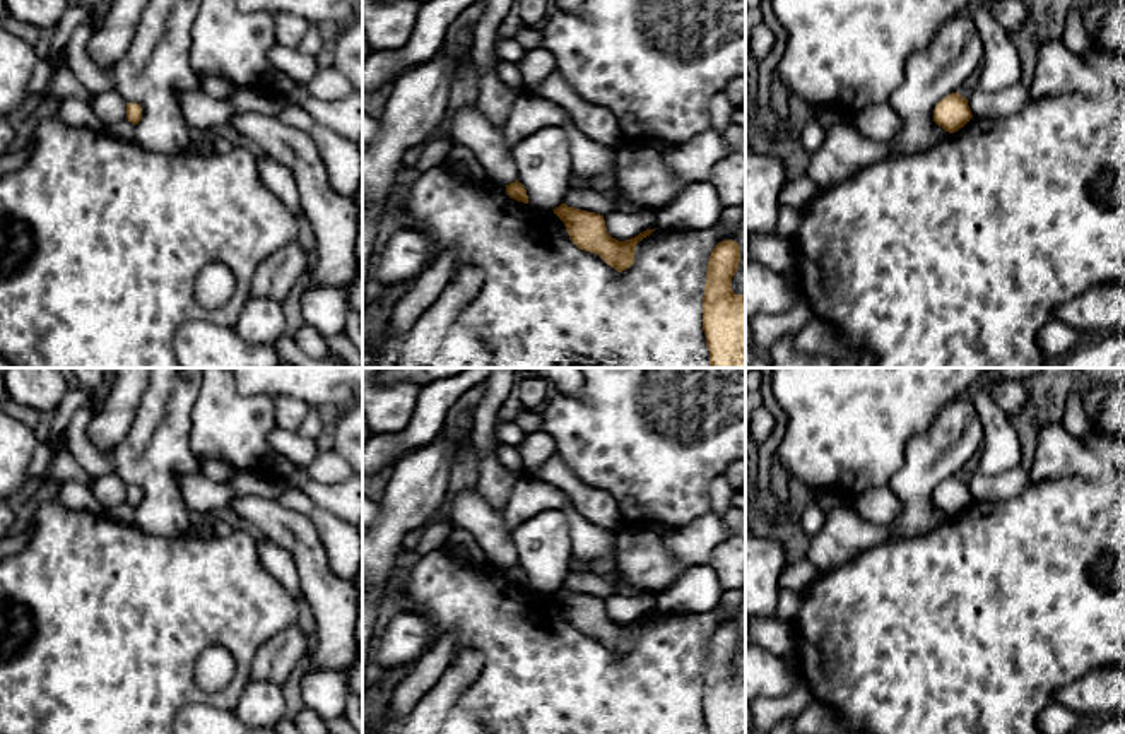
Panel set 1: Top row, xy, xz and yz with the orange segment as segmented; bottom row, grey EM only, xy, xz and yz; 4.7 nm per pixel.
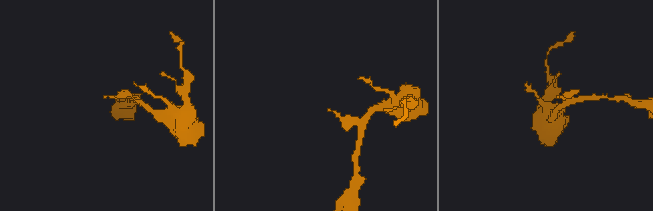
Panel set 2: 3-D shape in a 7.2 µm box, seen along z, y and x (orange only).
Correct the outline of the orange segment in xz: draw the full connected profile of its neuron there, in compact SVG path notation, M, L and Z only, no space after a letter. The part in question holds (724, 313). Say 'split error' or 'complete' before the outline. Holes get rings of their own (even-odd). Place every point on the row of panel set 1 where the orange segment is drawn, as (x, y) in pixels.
complete; M732 240L720 241L708 260L706 284L703 296L703 330L710 351L710 368L745 368L745 293L735 294L732 291L732 277L740 262L740 246Z

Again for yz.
complete; M959 92L945 96L934 110L934 121L949 133L963 128L971 118L968 99Z

